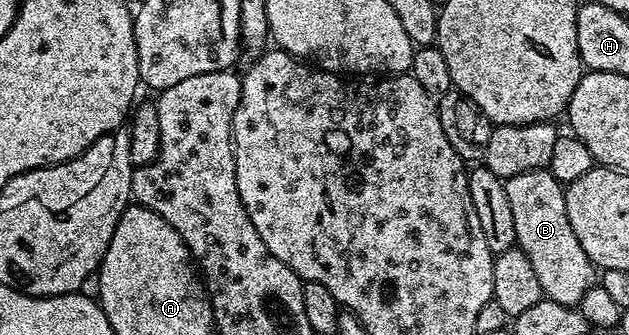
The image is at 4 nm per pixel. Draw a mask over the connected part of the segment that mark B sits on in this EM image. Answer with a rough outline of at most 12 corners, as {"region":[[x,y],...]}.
{"region":[[550,170],[504,182],[544,296],[575,307],[597,268]]}

